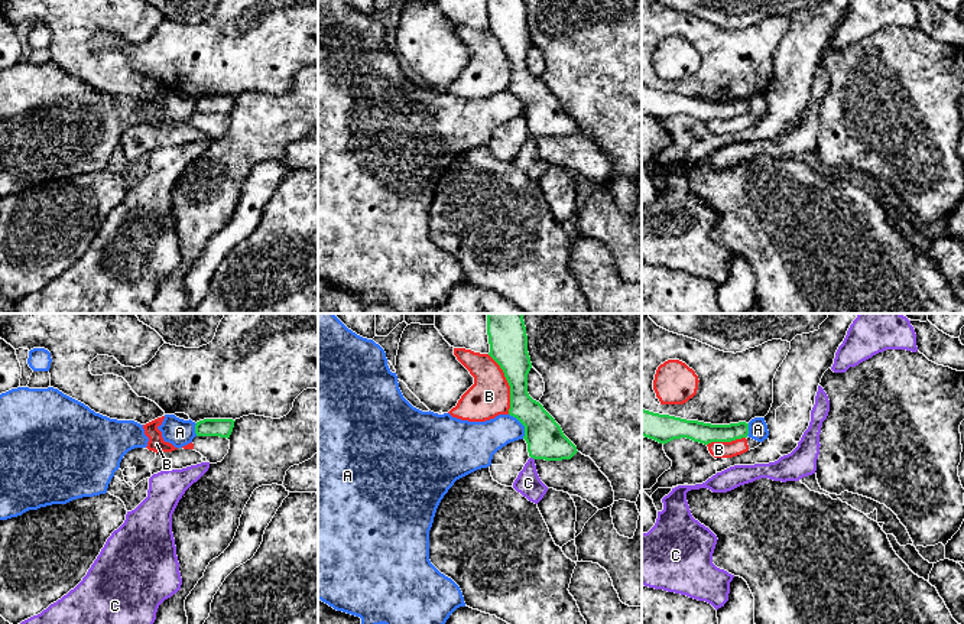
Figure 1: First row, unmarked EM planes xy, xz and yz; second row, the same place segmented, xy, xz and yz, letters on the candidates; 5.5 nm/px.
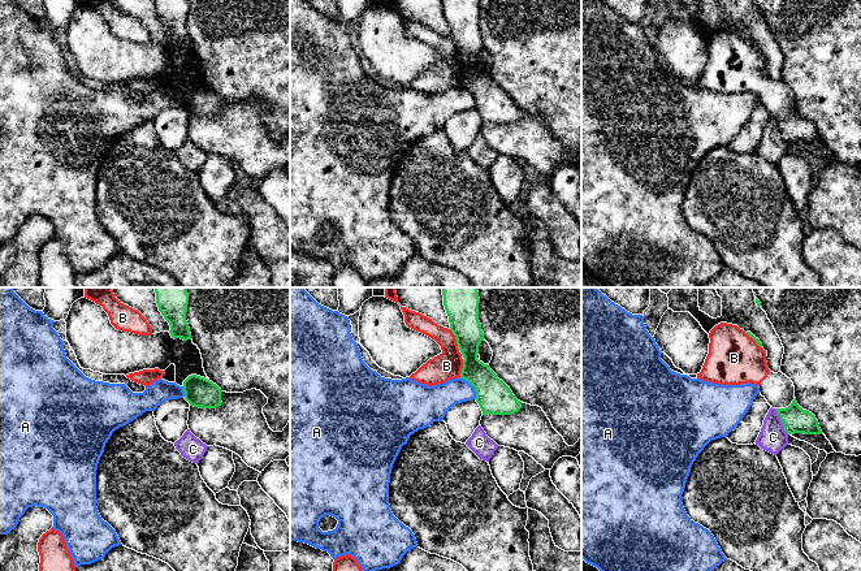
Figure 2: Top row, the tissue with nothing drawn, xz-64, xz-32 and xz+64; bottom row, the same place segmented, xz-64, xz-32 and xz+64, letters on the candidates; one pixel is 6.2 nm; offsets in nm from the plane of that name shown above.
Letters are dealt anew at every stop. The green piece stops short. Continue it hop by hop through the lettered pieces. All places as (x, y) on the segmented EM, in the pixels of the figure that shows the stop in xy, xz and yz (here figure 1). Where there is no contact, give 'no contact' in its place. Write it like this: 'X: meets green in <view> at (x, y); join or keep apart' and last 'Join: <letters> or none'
A: meets green in xz at (522, 423); keep apart
B: meets green in xz at (509, 384); keep apart
C: meets green in xz at (532, 457); keep apart
Join: none

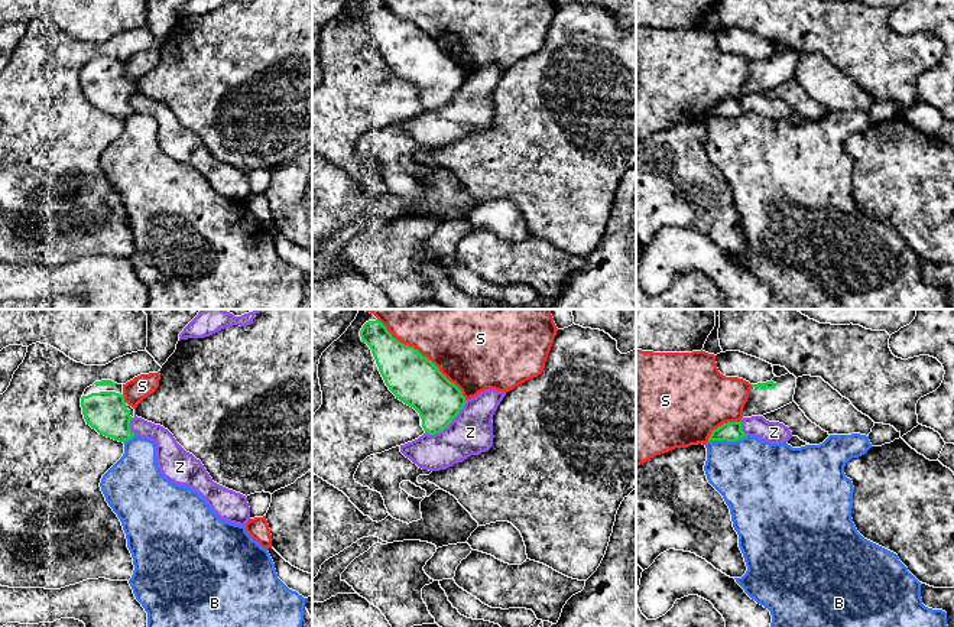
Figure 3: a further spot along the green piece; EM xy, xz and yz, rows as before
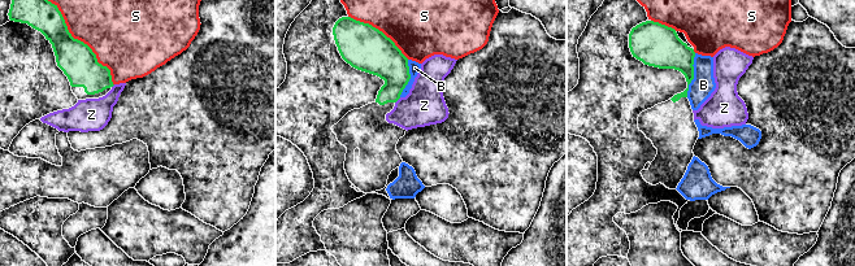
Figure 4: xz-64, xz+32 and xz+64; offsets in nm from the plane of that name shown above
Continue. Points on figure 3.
B: meets green in yz at (727, 441); keep apart
S: meets green in xz at (421, 354); keep apart
Z: meets green in xz at (448, 424); keep apart
Join: none

